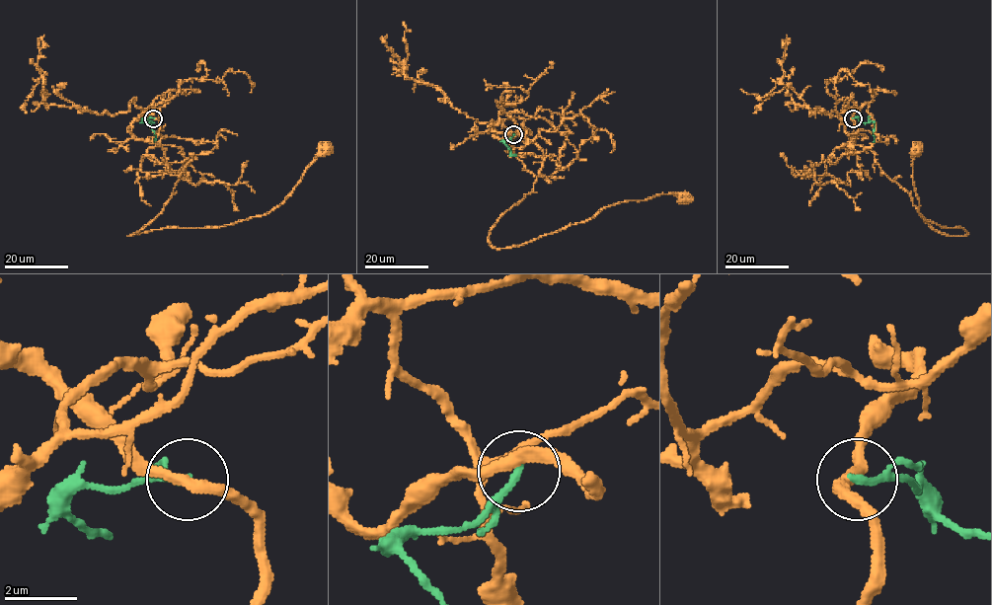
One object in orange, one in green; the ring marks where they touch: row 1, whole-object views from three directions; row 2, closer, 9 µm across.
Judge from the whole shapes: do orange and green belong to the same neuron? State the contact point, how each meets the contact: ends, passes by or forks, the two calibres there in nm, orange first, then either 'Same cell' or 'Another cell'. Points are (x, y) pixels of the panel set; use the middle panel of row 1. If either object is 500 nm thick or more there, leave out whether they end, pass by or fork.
Place: (513, 134). At the ring orange passes by. At the ring green ends. Thickness 320 nm (orange) against 220 nm. Another cell

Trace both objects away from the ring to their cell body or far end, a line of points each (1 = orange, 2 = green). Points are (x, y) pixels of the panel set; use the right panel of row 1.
1: (853, 118), (855, 145), (874, 153), (934, 229), (963, 236), (964, 229), (944, 227), (919, 213), (915, 148)
2: (853, 118), (865, 123), (873, 122), (873, 142)

